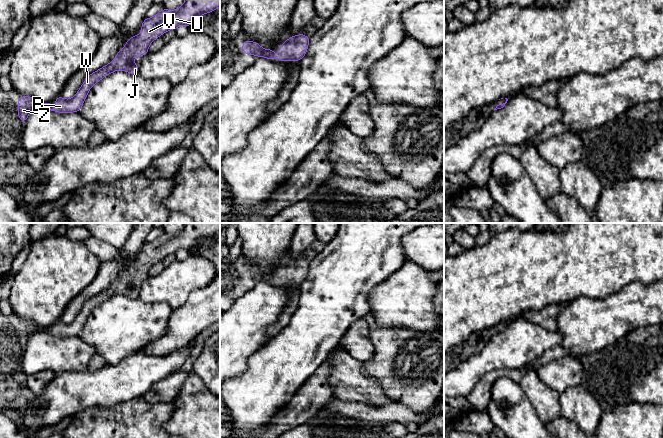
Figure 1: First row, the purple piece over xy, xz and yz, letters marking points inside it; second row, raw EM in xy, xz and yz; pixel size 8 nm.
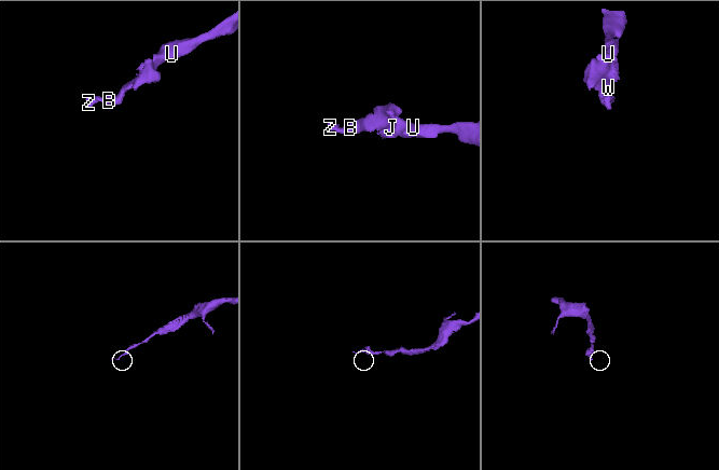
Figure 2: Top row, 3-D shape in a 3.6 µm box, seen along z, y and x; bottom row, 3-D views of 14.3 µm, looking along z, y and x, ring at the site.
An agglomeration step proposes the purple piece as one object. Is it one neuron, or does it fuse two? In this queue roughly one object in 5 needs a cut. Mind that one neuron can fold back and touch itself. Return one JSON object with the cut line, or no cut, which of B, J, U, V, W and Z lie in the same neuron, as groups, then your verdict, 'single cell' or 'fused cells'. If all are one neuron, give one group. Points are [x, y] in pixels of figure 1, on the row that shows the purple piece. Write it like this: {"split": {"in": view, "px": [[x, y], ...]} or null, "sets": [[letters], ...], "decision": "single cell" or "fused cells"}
{"split": null, "sets": [["B", "J", "U", "V", "W", "Z"]], "decision": "single cell"}

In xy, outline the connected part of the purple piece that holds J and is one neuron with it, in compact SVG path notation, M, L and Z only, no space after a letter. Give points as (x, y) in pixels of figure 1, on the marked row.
M185 0L177 10L162 10L153 18L145 18L142 25L142 34L130 37L123 48L116 54L115 60L90 74L75 96L66 100L60 95L55 98L56 107L50 108L50 103L40 103L30 96L18 98L19 120L26 123L29 113L40 106L58 113L79 112L91 87L106 75L115 70L124 70L130 74L139 74L139 66L132 62L135 57L143 57L149 52L149 44L168 30L175 30L180 25L192 26L198 18L211 13L220 6L220 0Z

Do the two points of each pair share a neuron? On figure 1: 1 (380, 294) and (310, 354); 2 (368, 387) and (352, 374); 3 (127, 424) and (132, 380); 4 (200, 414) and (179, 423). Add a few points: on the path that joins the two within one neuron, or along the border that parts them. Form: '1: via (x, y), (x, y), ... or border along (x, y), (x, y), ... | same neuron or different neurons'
1: border along (381, 283), (378, 283), (370, 291), (369, 312) | different neurons
2: via (364, 383), (356, 377) | same neuron
3: border along (141, 396), (121, 401), (108, 407) | different neurons
4: via (195, 417), (184, 422) | same neuron

